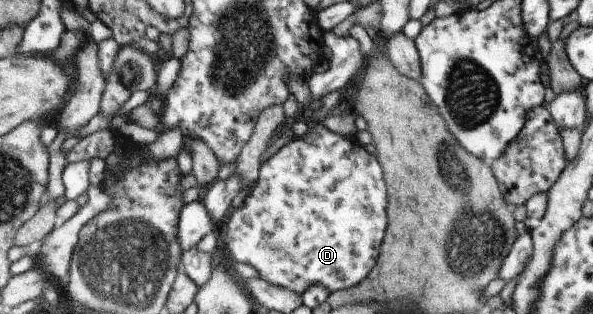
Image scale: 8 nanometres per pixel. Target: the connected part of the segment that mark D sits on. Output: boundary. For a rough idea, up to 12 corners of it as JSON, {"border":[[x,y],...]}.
{"border":[[317,122],[261,163],[219,246],[303,294],[363,282],[389,196]]}

